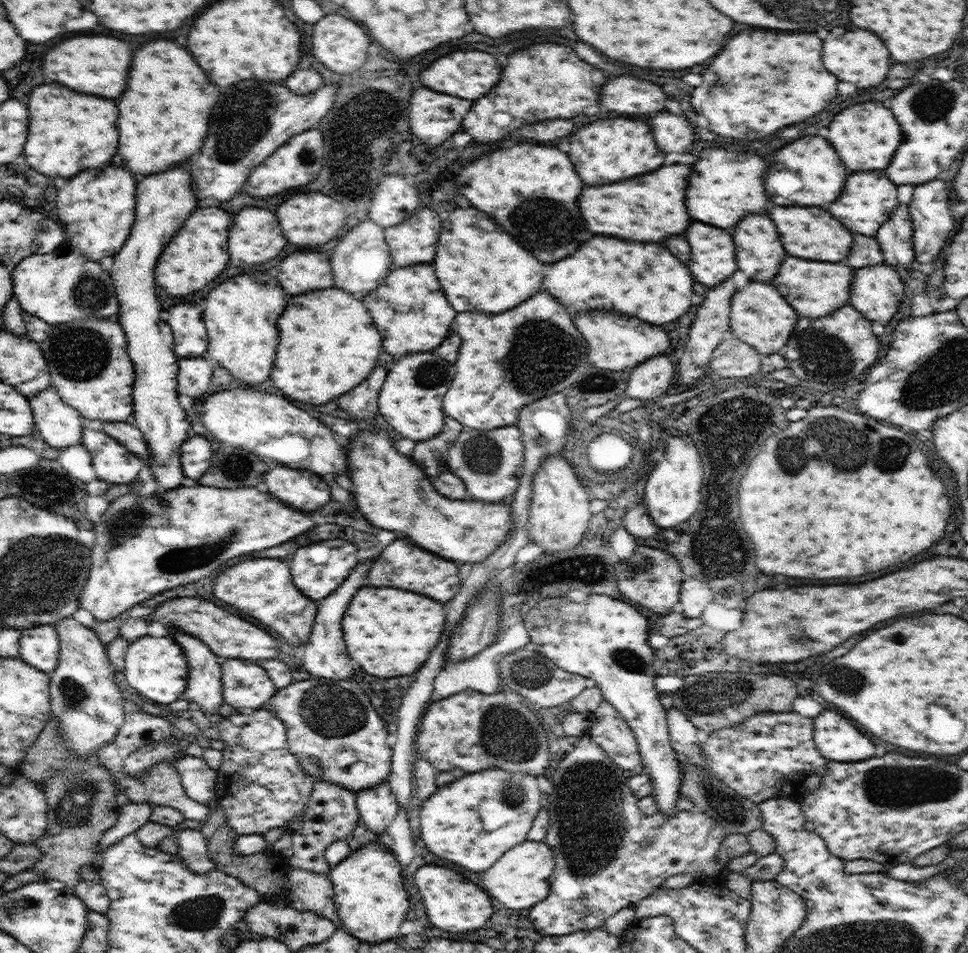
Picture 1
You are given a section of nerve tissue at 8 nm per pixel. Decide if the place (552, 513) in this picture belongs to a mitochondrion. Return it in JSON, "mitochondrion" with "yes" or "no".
{"mitochondrion":"no"}

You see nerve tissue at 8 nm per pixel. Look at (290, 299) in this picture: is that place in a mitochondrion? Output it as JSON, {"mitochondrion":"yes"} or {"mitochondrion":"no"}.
{"mitochondrion":"no"}

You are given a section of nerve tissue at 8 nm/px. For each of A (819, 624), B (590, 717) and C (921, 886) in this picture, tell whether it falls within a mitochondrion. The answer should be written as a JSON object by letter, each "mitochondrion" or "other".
{"A":"other","B":"other","C":"other"}

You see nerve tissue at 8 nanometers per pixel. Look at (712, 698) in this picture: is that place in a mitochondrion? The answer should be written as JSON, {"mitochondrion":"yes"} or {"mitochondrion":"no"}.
{"mitochondrion":"yes"}

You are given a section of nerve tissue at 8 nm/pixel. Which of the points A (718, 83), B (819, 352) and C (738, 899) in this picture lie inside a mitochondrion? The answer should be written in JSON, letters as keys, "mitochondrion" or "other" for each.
{"A":"mitochondrion","B":"mitochondrion","C":"other"}

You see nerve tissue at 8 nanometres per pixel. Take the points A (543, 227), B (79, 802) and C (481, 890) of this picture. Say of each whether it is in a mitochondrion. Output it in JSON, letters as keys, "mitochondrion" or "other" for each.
{"A":"mitochondrion","B":"mitochondrion","C":"other"}

